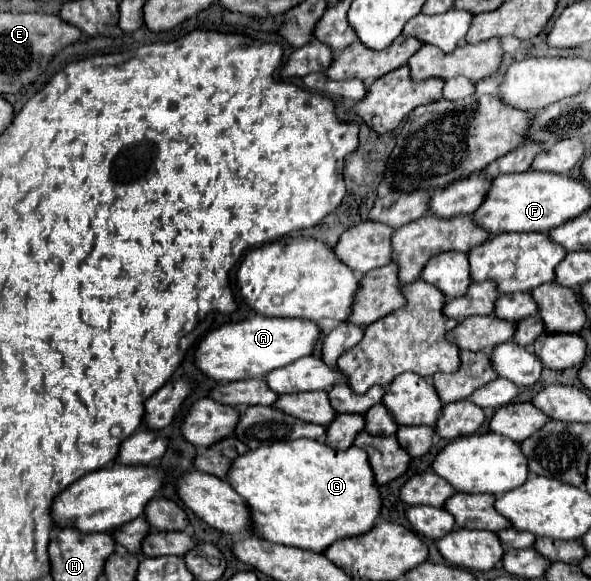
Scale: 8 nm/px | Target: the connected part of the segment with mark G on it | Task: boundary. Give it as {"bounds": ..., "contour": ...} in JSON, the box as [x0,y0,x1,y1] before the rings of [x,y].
{"bounds":[227,438,383,554],"contour":[[[311,438],[249,450],[233,462],[227,480],[247,500],[259,538],[317,554],[341,538],[367,534],[383,506],[373,468],[363,448],[333,450]]]}

